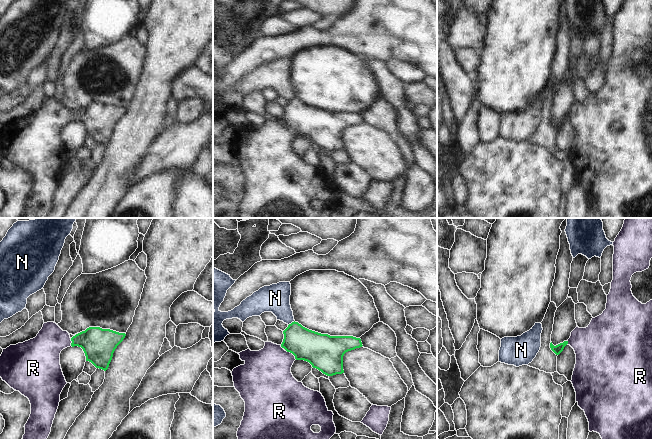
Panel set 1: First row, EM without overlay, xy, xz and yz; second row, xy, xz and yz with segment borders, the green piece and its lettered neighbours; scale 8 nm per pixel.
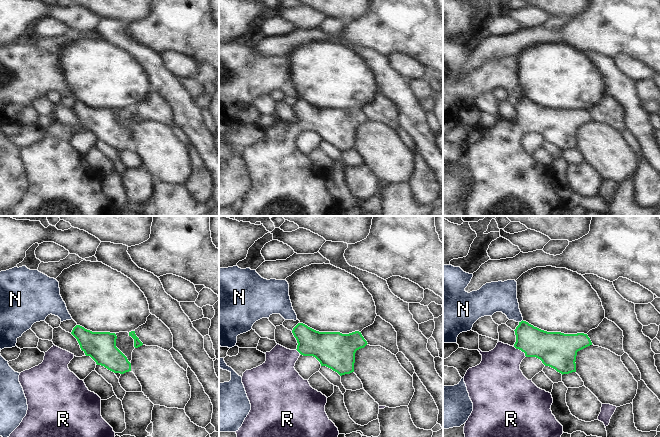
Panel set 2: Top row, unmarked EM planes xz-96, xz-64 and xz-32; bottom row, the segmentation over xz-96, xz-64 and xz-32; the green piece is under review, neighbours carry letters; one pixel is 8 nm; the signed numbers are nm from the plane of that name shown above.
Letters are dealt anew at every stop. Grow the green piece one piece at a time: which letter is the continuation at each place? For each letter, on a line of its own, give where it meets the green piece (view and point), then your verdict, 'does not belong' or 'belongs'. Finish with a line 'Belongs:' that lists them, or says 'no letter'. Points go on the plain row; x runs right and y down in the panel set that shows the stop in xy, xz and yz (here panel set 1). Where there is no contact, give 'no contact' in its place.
N: xz (292, 98) | does not belong
R: xz (292, 129) | belongs
Belongs: R

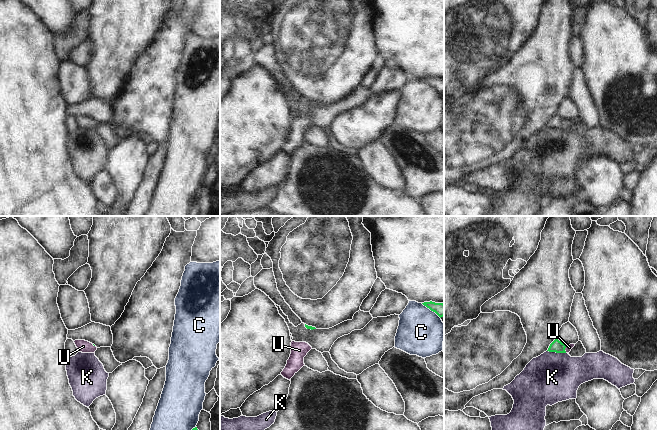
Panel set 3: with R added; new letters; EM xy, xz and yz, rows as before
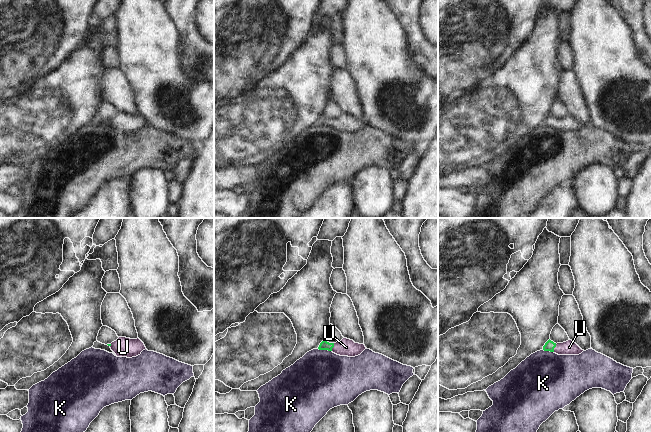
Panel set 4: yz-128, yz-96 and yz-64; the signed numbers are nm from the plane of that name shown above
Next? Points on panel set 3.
C: xz (431, 86) | does not belong
K: yz (556, 128) | does not belong
U: yz (564, 125) | belongs
Belongs: U

